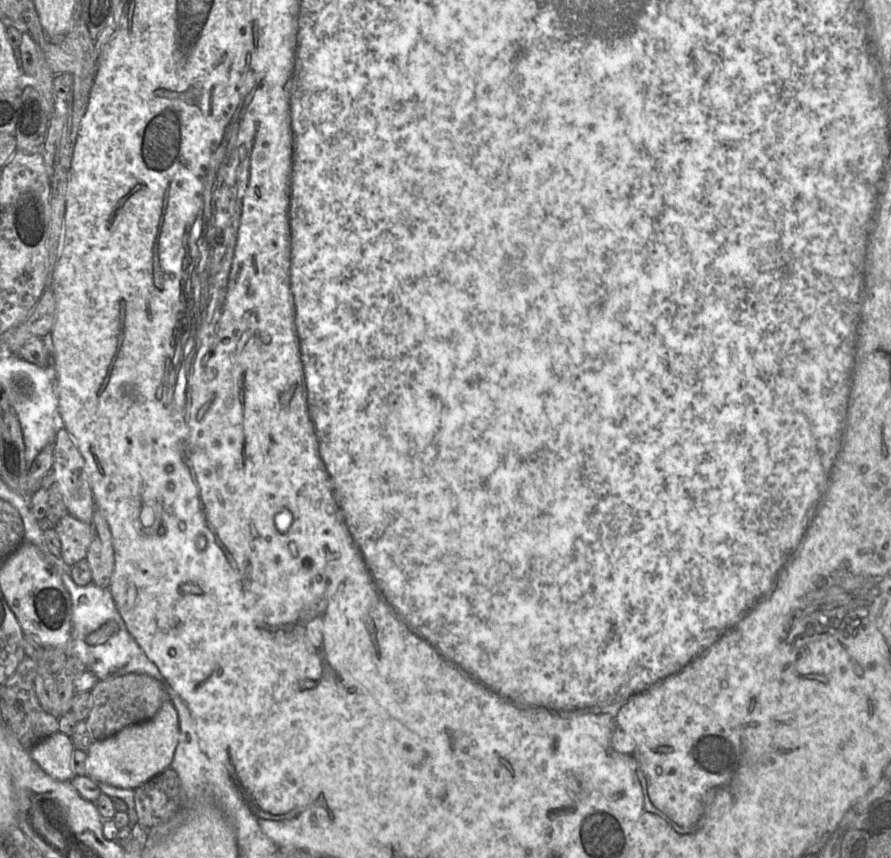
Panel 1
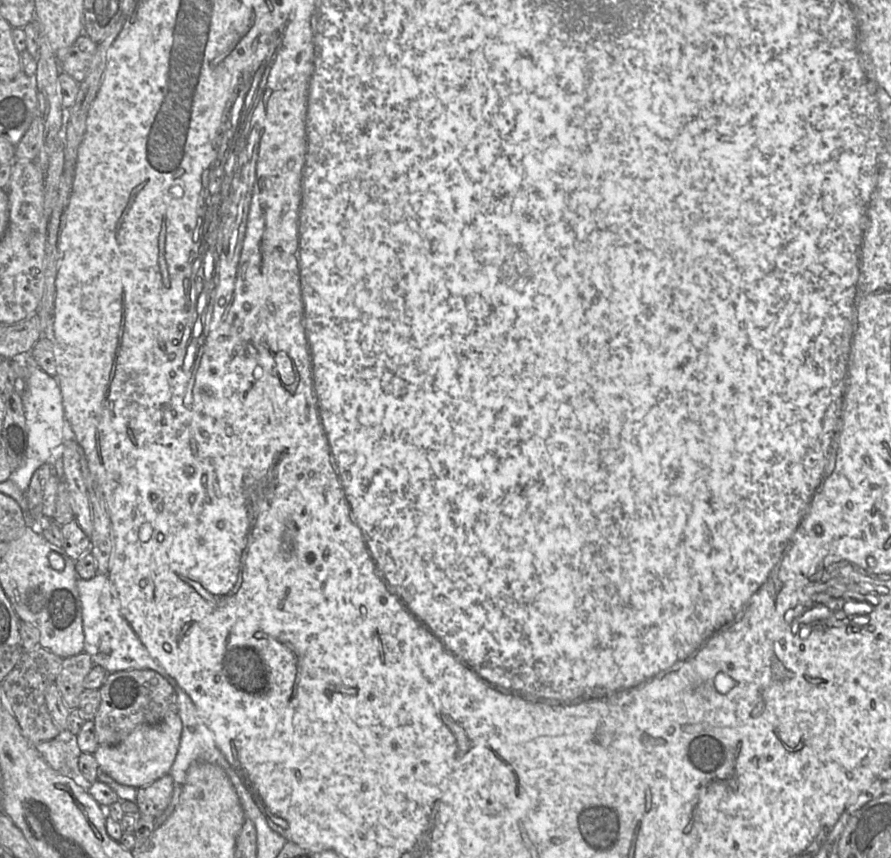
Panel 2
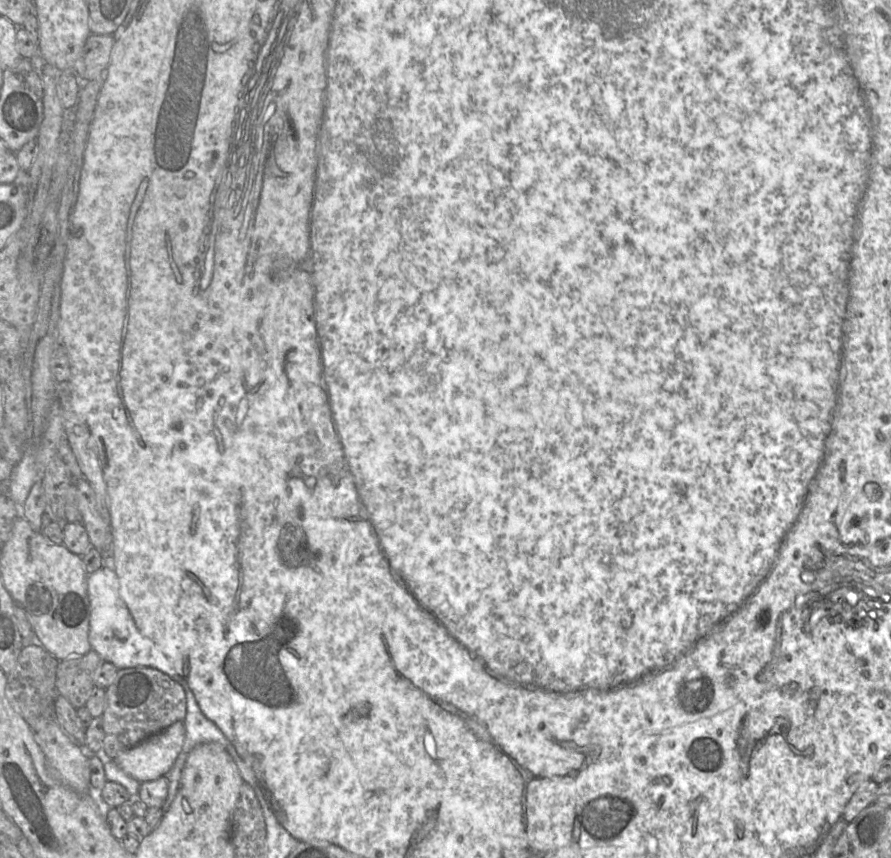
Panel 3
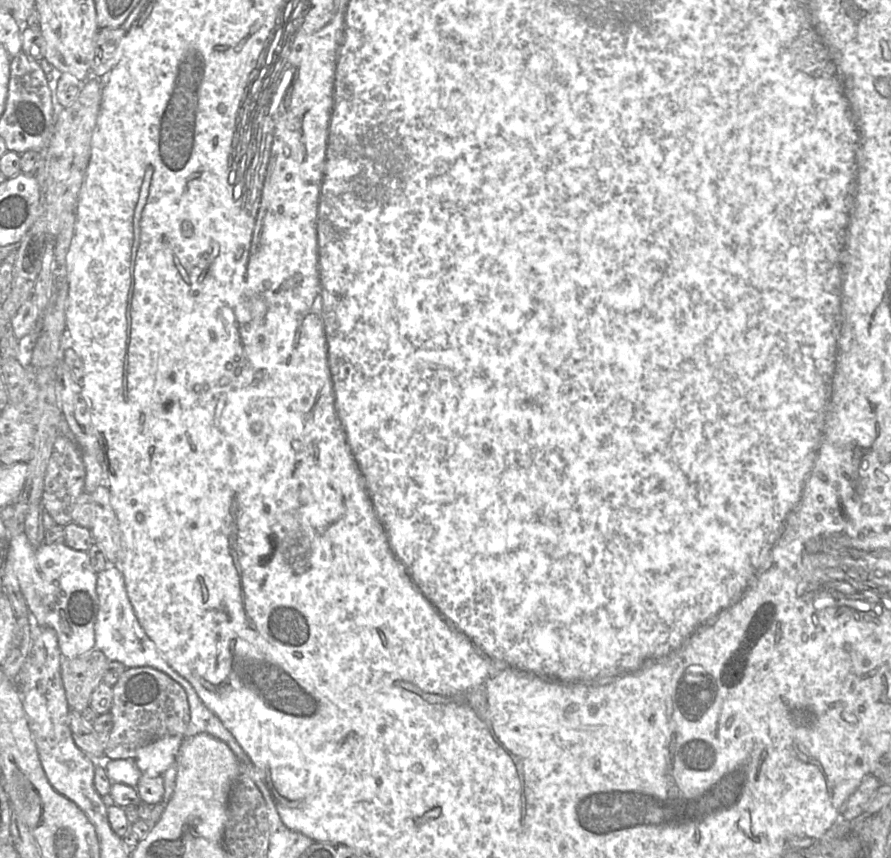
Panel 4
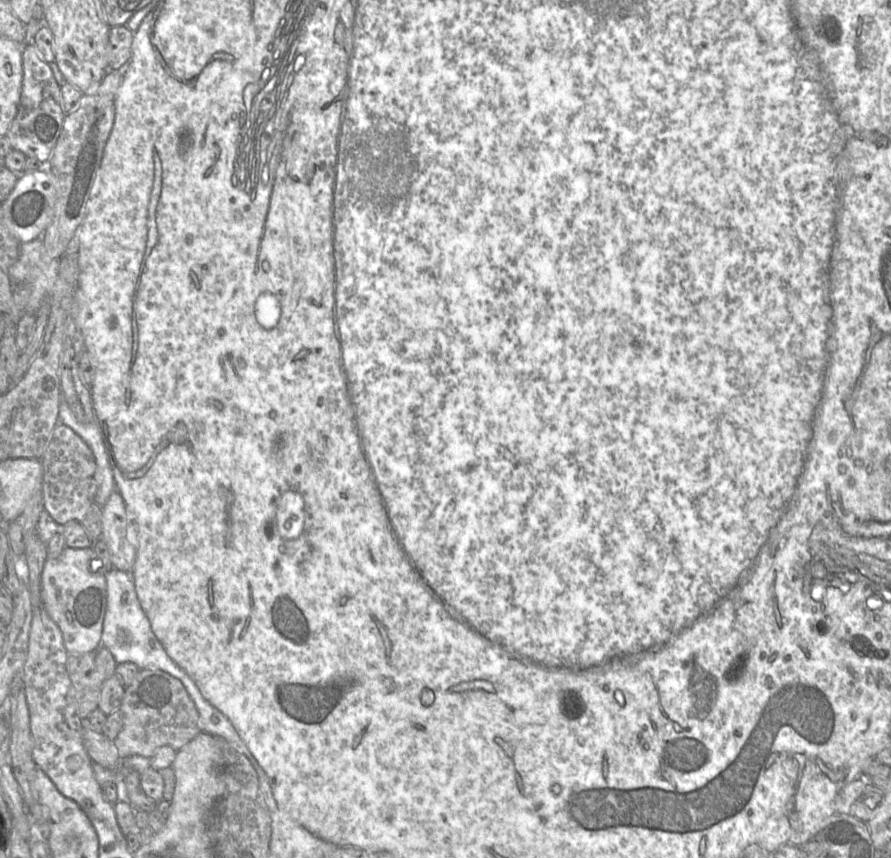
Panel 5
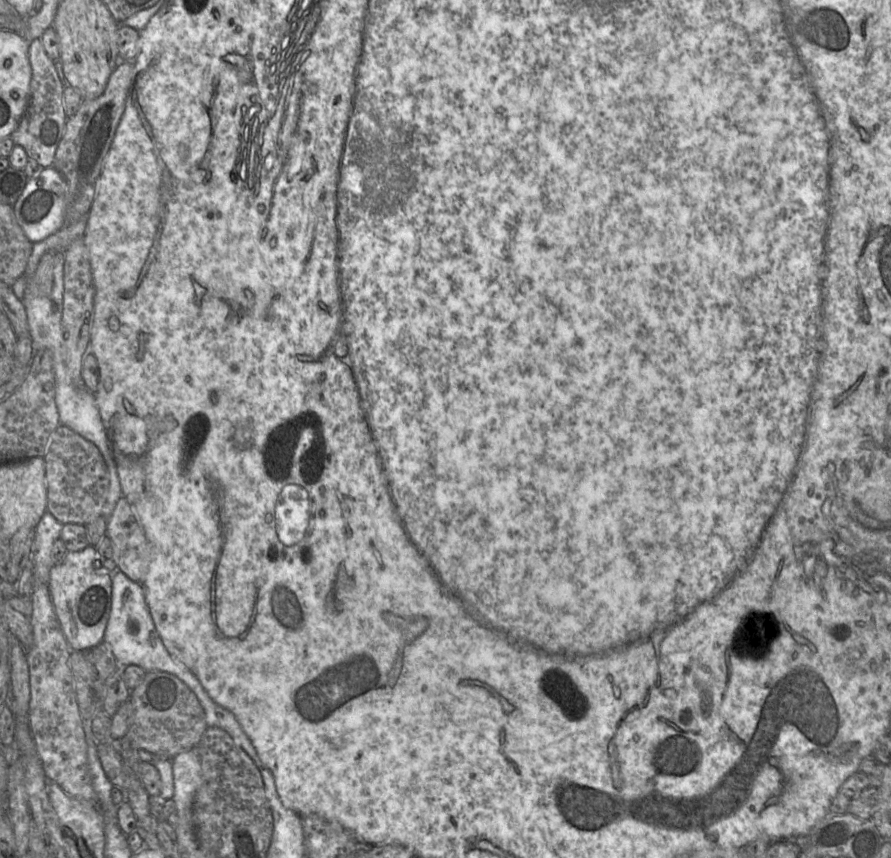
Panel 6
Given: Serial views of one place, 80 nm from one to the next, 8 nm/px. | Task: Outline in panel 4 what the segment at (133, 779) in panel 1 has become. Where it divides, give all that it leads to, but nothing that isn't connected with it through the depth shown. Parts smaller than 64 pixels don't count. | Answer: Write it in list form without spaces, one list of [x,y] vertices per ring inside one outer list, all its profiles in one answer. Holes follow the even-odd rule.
[[[165,736],[140,748],[135,762],[142,774],[158,777],[175,764],[184,736]]]

